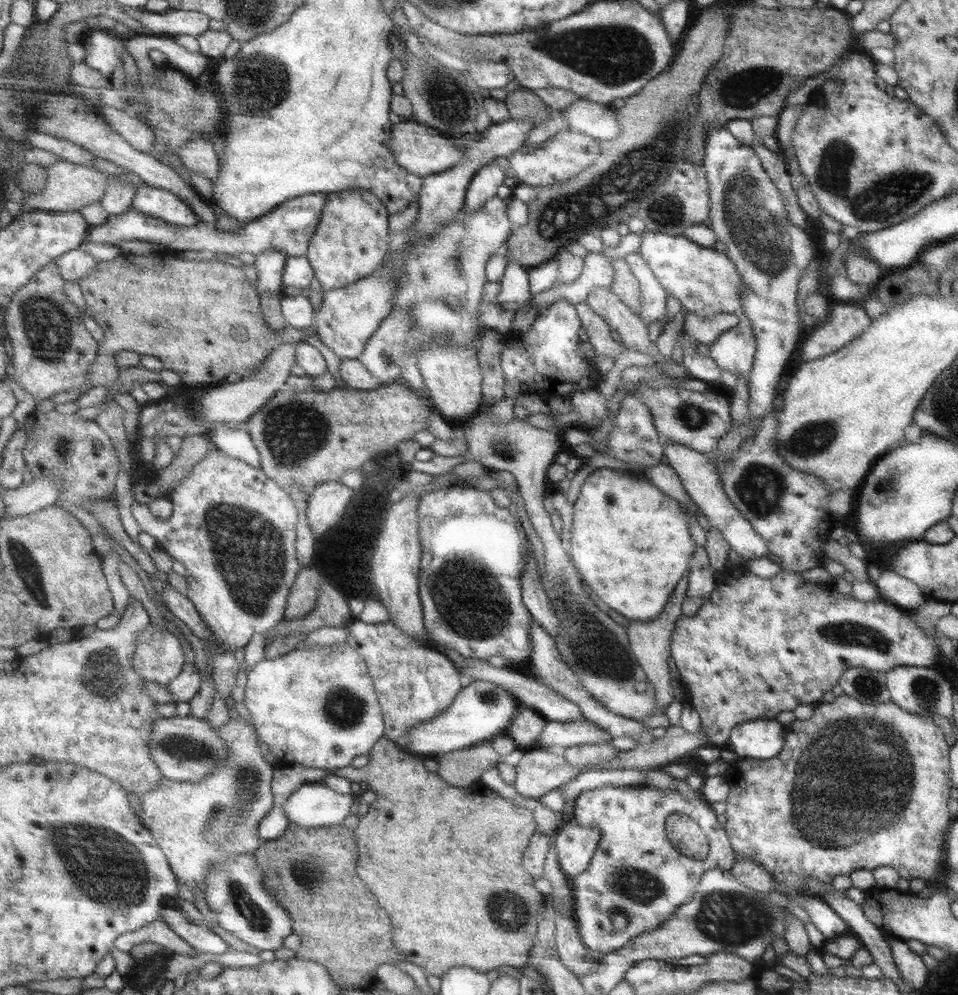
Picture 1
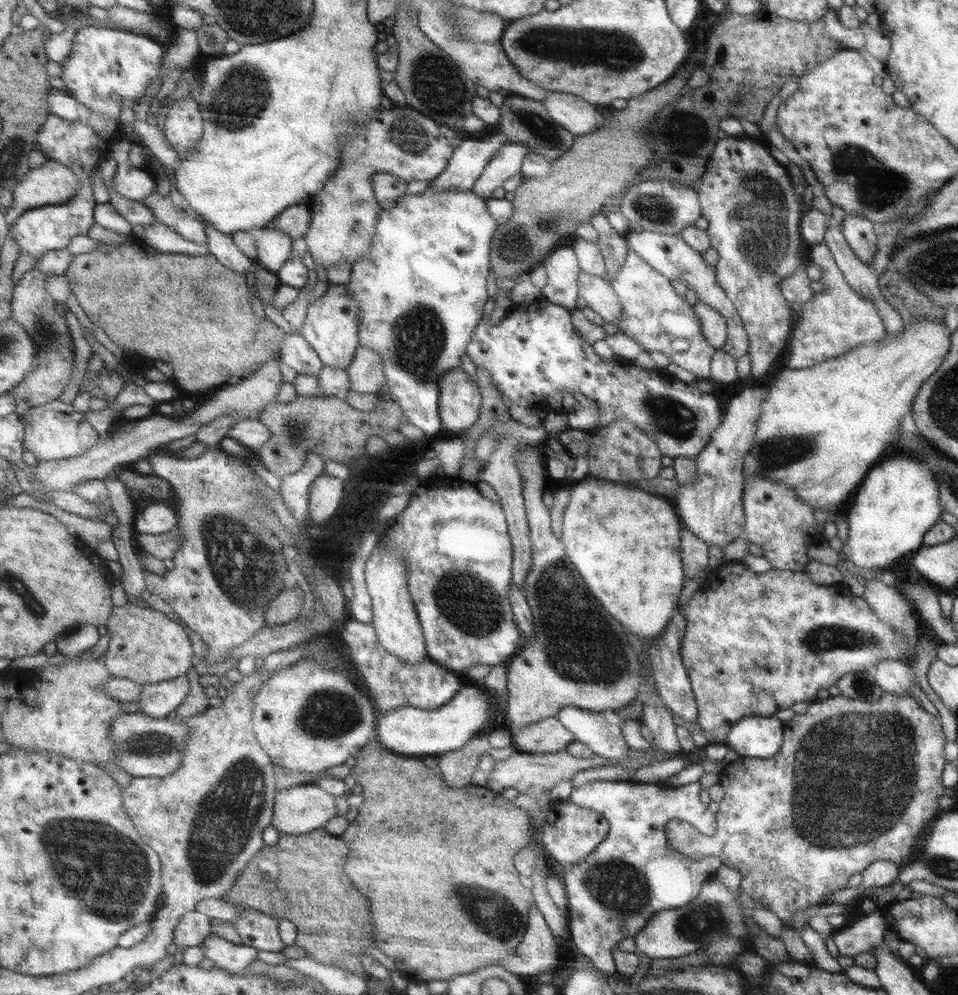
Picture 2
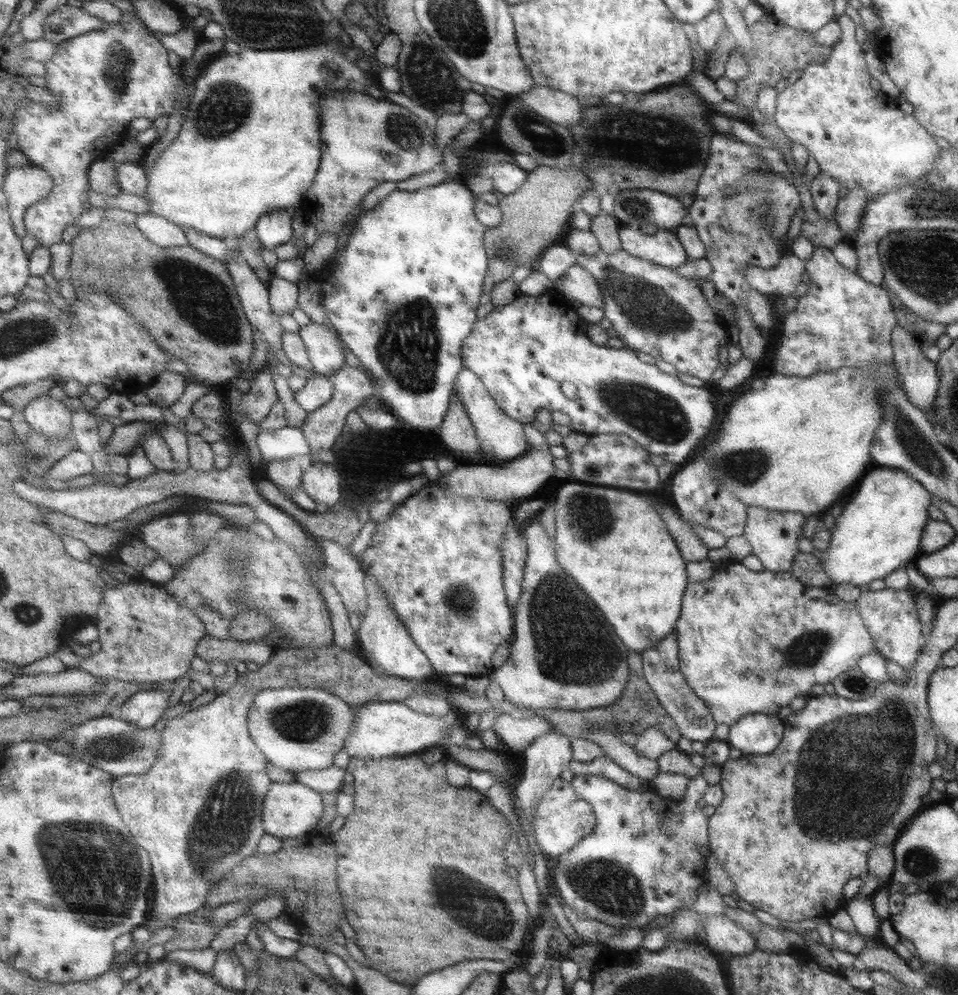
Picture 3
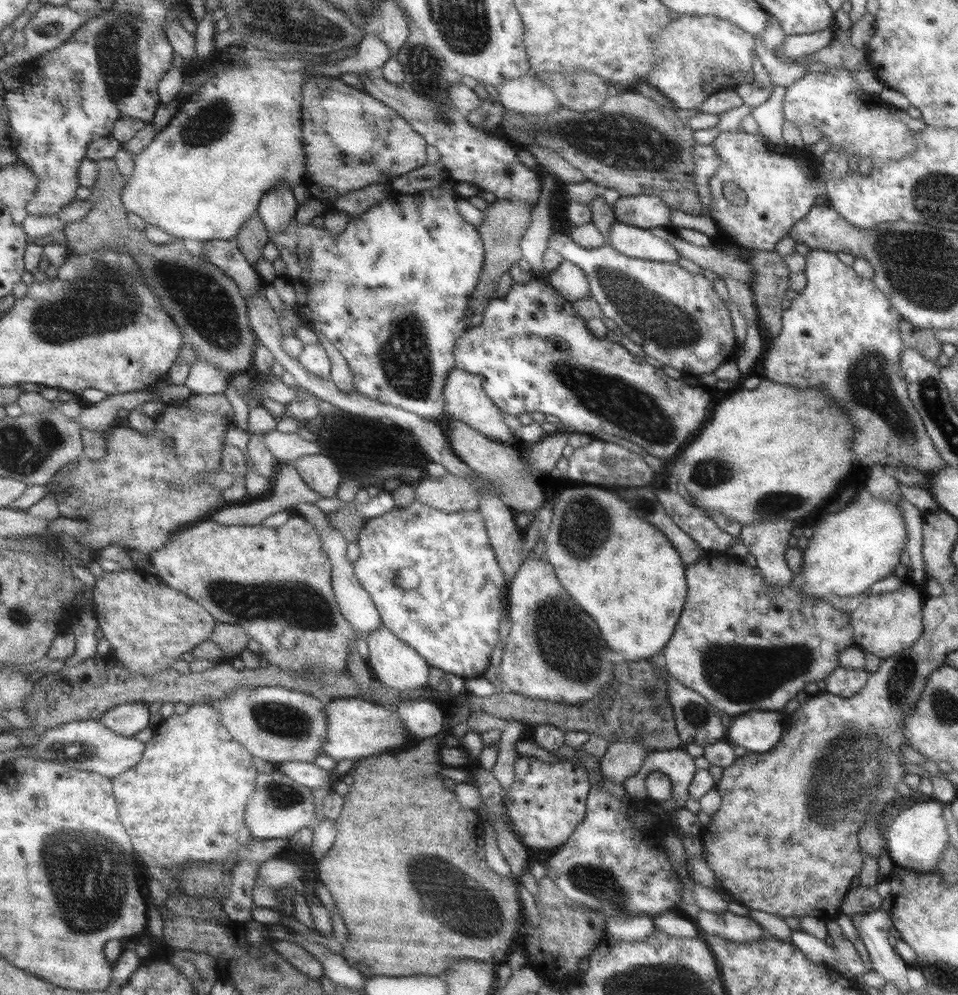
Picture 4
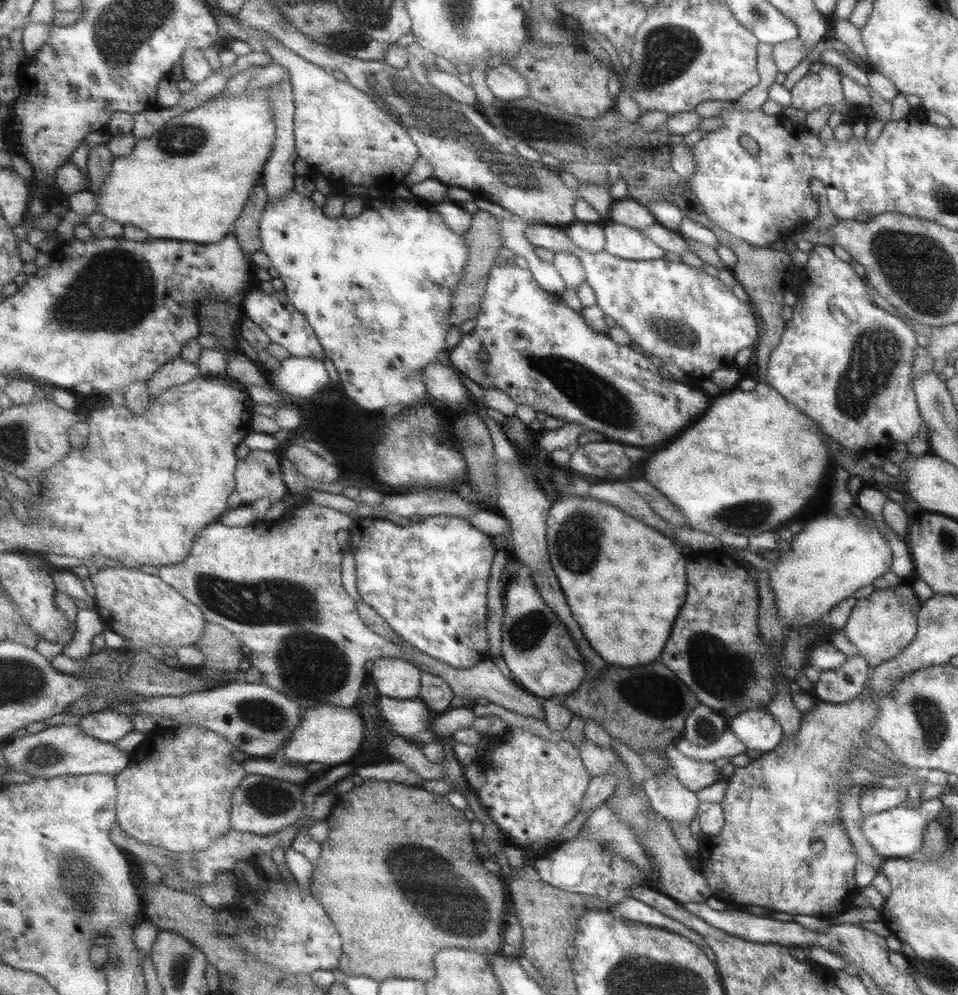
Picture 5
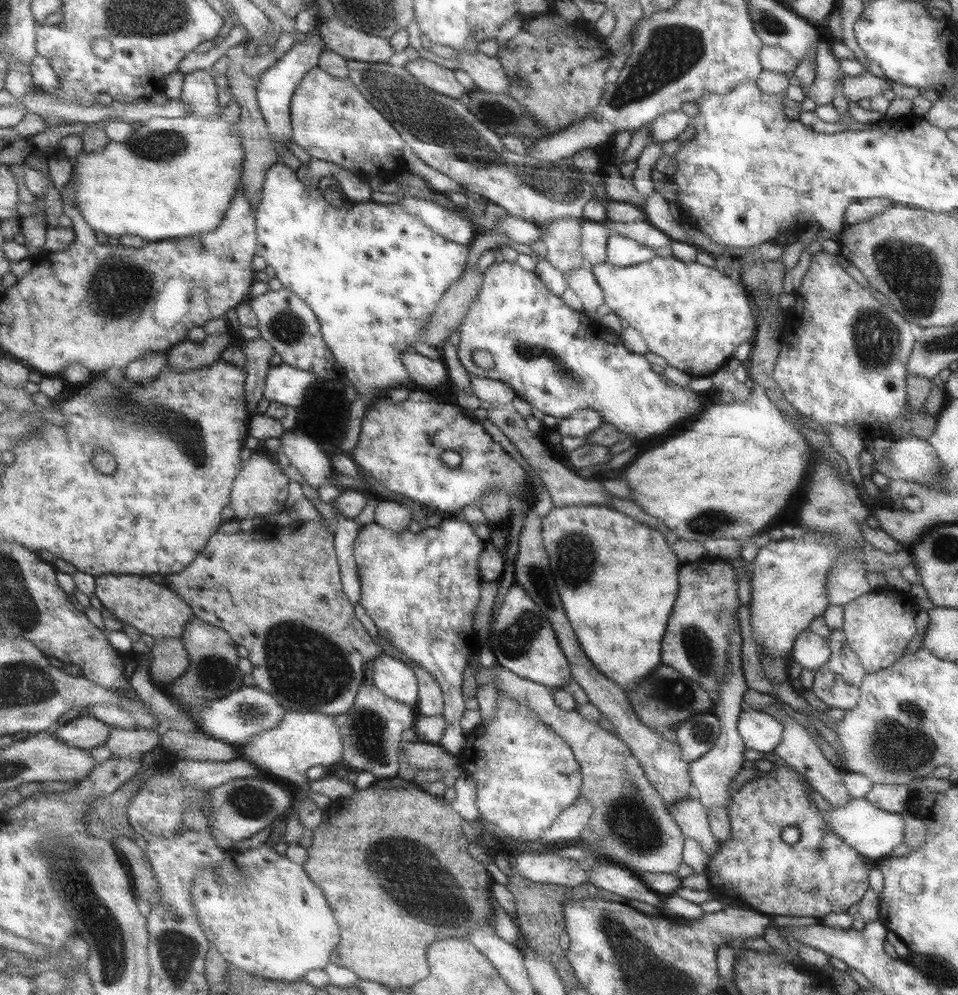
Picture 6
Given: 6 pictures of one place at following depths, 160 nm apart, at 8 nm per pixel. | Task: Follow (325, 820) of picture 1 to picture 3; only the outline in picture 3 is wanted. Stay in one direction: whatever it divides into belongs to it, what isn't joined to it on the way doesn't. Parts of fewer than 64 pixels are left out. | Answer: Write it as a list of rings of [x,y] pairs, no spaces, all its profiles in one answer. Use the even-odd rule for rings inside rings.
[[[300,781],[274,782],[265,802],[265,825],[269,834],[285,838],[300,838],[314,832],[326,814],[324,794]]]

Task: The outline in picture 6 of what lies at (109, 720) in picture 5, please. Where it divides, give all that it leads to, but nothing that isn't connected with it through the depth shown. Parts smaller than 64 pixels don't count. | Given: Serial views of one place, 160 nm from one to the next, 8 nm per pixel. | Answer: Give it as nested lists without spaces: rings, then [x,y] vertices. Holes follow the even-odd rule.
[[[85,714],[77,716],[65,725],[58,725],[53,730],[58,738],[66,740],[70,746],[91,752],[110,741],[113,726],[93,714]]]

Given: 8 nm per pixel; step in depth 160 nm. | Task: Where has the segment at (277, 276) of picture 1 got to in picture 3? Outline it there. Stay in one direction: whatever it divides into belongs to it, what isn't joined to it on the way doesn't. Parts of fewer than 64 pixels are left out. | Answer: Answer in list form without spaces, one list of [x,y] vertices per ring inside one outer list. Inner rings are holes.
[[[290,210],[265,215],[257,225],[257,234],[265,246],[275,252],[281,244],[295,240],[295,216]]]

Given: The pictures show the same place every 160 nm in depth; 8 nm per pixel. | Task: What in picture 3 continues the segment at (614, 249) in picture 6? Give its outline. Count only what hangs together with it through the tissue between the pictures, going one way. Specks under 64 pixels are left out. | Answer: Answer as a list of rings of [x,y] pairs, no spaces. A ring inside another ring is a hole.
[[[622,225],[619,237],[622,248],[628,254],[650,263],[675,270],[687,262],[685,248],[674,231],[658,229],[655,234],[650,235]]]

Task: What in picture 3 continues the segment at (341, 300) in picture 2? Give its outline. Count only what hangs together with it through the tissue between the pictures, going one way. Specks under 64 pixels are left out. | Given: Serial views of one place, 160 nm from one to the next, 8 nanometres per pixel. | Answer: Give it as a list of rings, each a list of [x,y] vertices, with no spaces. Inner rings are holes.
[[[311,320],[299,333],[306,341],[317,373],[334,376],[348,364],[345,340],[336,326],[332,329],[326,323]]]

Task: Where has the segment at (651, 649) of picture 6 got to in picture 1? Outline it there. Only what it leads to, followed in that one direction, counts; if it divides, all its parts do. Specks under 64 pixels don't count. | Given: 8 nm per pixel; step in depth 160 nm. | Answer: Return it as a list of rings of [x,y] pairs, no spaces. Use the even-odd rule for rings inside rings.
[[[602,467],[596,469],[594,472],[586,476],[587,479],[584,481],[581,487],[581,493],[578,499],[573,503],[574,516],[573,516],[573,528],[570,534],[570,550],[571,559],[576,562],[576,566],[580,568],[582,572],[582,578],[588,582],[588,586],[592,586],[592,590],[614,610],[618,610],[622,616],[630,618],[632,622],[652,622],[660,616],[664,604],[668,602],[670,594],[674,592],[678,580],[684,578],[684,574],[691,570],[690,561],[693,559],[696,543],[692,538],[692,532],[690,532],[690,526],[688,525],[688,516],[684,506],[681,505],[675,498],[668,496],[665,492],[662,492],[650,479],[646,476],[638,477],[635,475],[627,475],[619,469],[611,469]]]

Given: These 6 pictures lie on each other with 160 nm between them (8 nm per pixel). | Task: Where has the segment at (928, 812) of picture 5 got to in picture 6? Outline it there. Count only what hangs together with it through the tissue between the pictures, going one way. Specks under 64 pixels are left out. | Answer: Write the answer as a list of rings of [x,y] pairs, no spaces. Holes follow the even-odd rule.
[[[854,798],[846,806],[833,806],[830,814],[823,812],[823,817],[832,832],[835,832],[846,844],[855,848],[861,855],[870,858],[889,857],[897,845],[905,842],[905,822],[901,813],[886,812],[876,808],[865,798]]]

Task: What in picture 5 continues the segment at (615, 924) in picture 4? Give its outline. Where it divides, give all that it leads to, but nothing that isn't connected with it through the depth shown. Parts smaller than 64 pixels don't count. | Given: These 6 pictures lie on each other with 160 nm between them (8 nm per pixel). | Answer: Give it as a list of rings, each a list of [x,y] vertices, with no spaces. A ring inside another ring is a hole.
[[[634,897],[625,898],[617,905],[610,906],[609,912],[616,920],[629,920],[630,922],[638,922],[646,926],[656,926],[658,928],[668,929],[690,939],[692,942],[700,945],[702,948],[707,946],[705,940],[691,928],[684,926],[681,922],[654,910],[652,906],[640,902]]]

